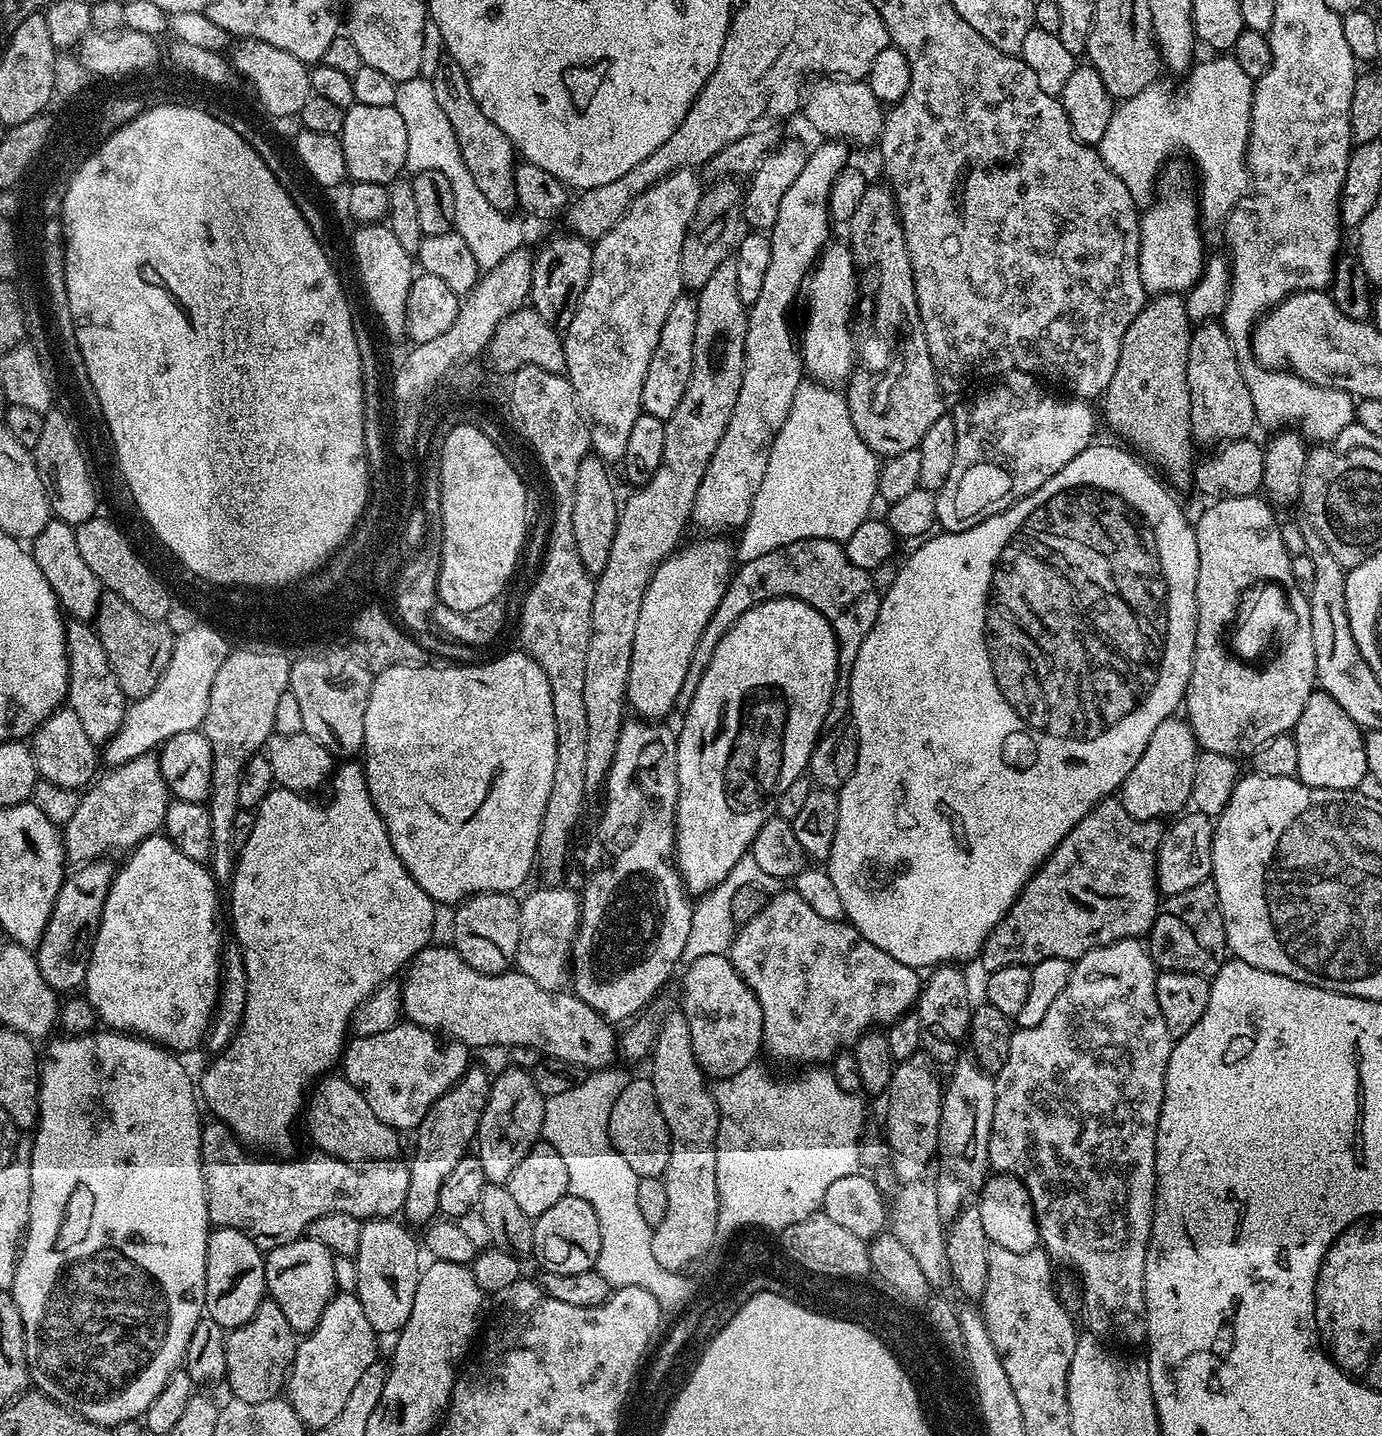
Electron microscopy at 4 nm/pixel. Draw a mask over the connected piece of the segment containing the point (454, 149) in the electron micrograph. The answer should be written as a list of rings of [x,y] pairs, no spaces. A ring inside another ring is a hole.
[[[421,75],[401,80],[396,86],[396,102],[394,107],[402,114],[402,122],[406,125],[406,168],[415,174],[422,170],[438,170],[450,178],[450,190],[454,190],[454,230],[462,230],[462,234],[472,236],[472,222],[488,222],[486,197],[474,178],[470,178],[470,170],[466,170],[466,162],[462,162],[460,147],[454,134],[454,126],[450,126],[438,97],[434,95],[431,79]]]

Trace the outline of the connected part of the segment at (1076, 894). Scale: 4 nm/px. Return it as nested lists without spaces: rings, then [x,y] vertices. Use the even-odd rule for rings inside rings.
[[[1114,796],[1096,804],[1094,810],[1082,818],[1078,826],[1044,859],[1002,922],[998,922],[998,926],[994,926],[992,933],[986,937],[978,957],[983,971],[989,973],[1015,964],[1031,966],[1046,958],[1066,958],[1075,962],[1095,948],[1119,940],[1147,937],[1162,903],[1162,893],[1156,887],[1156,855],[1164,833],[1164,826],[1160,823],[1159,819],[1140,820],[1127,814],[1126,808]]]

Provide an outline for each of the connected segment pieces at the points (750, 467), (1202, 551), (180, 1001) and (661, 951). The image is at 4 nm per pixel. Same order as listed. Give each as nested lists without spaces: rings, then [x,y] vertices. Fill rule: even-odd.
[[[820,142],[816,149],[808,152],[808,161],[806,166],[802,166],[802,174],[798,174],[798,178],[794,178],[794,183],[790,185],[790,190],[786,190],[786,194],[782,194],[782,202],[778,202],[778,222],[774,222],[774,226],[770,230],[772,245],[770,246],[770,266],[766,270],[766,278],[762,285],[762,294],[758,294],[758,302],[754,302],[747,309],[748,325],[746,326],[746,350],[744,351],[744,373],[742,374],[742,390],[738,390],[738,402],[734,402],[734,414],[730,414],[730,422],[726,422],[726,434],[722,434],[722,442],[718,442],[718,450],[714,450],[714,458],[710,458],[710,466],[706,466],[706,474],[702,478],[702,482],[698,486],[698,494],[694,498],[694,506],[692,507],[691,523],[697,524],[700,528],[705,528],[708,534],[724,534],[727,528],[743,529],[744,523],[748,521],[748,515],[752,509],[752,499],[754,494],[758,494],[758,486],[762,486],[762,478],[766,474],[766,462],[770,462],[770,450],[772,443],[776,441],[776,435],[782,430],[782,426],[786,422],[786,418],[790,414],[790,406],[794,402],[794,394],[800,388],[802,377],[805,375],[806,369],[802,359],[801,349],[792,341],[792,324],[788,321],[788,311],[792,308],[792,303],[796,300],[796,295],[801,295],[802,289],[805,287],[806,281],[816,263],[820,259],[821,252],[824,251],[829,243],[828,224],[829,217],[829,200],[831,198],[831,186],[835,179],[838,178],[839,172],[849,163],[848,151],[849,145],[844,142]]]
[[[1259,495],[1229,496],[1217,499],[1195,521],[1196,541],[1198,542],[1198,582],[1196,583],[1196,653],[1192,655],[1192,673],[1188,679],[1188,691],[1182,701],[1188,707],[1186,719],[1196,736],[1197,745],[1203,751],[1228,755],[1233,758],[1251,757],[1253,752],[1270,738],[1291,733],[1295,729],[1298,718],[1302,714],[1302,706],[1306,706],[1306,698],[1317,687],[1314,637],[1311,633],[1311,606],[1308,597],[1294,586],[1294,574],[1290,574],[1292,557],[1288,555],[1286,546],[1282,546],[1280,524],[1272,511],[1273,505]]]
[[[164,834],[147,836],[145,840],[141,840],[135,848],[131,849],[129,856],[132,857],[121,868],[119,865],[118,871],[113,875],[112,884],[108,887],[108,893],[104,899],[102,918],[96,931],[96,939],[92,941],[92,956],[88,959],[88,969],[82,981],[85,992],[83,995],[86,997],[87,1003],[91,1004],[96,1011],[101,1025],[117,1032],[150,1040],[153,1044],[159,1044],[161,1048],[181,1054],[180,1052],[188,1052],[191,1048],[202,1044],[212,1023],[216,1002],[220,999],[222,943],[220,944],[220,896],[216,893],[218,881],[203,863],[186,857]]]
[[[632,722],[625,723],[624,729],[620,731],[620,737],[618,738],[618,750],[614,750],[614,762],[610,766],[608,771],[608,778],[606,781],[606,793],[608,792],[608,801],[604,804],[604,817],[600,820],[600,825],[596,828],[596,837],[588,844],[588,849],[584,852],[584,892],[582,891],[582,899],[580,901],[580,927],[576,930],[576,939],[572,942],[572,949],[570,951],[570,985],[571,991],[582,1002],[586,1002],[586,1006],[590,1006],[598,1014],[602,1014],[604,1019],[609,1022],[617,1022],[616,1020],[627,1021],[629,1018],[635,1017],[648,1003],[652,1000],[652,995],[663,986],[668,980],[668,975],[672,972],[672,967],[676,963],[681,963],[683,947],[686,945],[687,938],[690,933],[690,926],[692,920],[692,911],[694,909],[693,901],[690,899],[690,893],[684,886],[684,878],[680,874],[679,868],[676,867],[676,803],[678,802],[678,762],[676,761],[676,737],[677,733],[672,732],[664,725],[664,722],[636,722],[640,724],[632,724]]]

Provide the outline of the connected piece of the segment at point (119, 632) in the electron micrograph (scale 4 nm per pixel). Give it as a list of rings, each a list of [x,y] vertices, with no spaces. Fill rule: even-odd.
[[[101,591],[94,627],[102,642],[102,650],[106,650],[110,670],[114,678],[118,678],[118,686],[129,701],[146,698],[162,678],[176,640],[170,625],[162,620],[142,618],[142,614],[138,614],[134,606],[122,602],[118,594]]]

